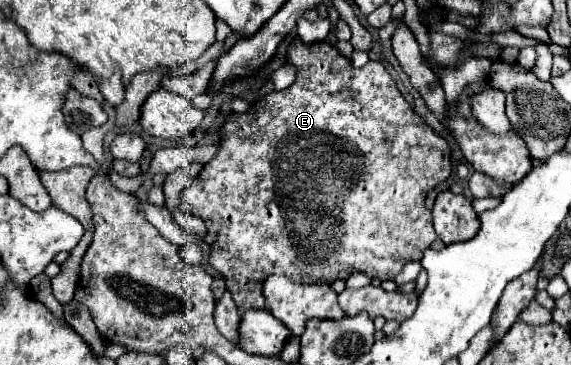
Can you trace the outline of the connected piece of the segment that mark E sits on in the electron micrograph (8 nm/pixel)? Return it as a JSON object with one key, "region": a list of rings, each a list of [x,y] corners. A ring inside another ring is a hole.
{"region":[[[286,52],[286,62],[296,68],[296,80],[292,86],[288,86],[282,92],[270,92],[262,96],[248,112],[236,114],[232,112],[222,126],[218,128],[218,152],[214,158],[204,164],[202,172],[192,180],[192,184],[182,192],[180,208],[186,214],[198,216],[204,220],[208,232],[216,232],[218,240],[212,244],[210,264],[226,278],[226,288],[232,292],[234,302],[240,310],[250,308],[264,308],[264,294],[262,294],[262,282],[272,274],[288,276],[292,282],[298,284],[332,284],[334,280],[342,278],[346,280],[352,272],[364,272],[370,278],[380,280],[394,280],[402,266],[410,260],[420,260],[424,248],[428,248],[436,240],[432,214],[426,210],[424,200],[426,194],[444,182],[450,172],[450,148],[442,136],[438,136],[420,116],[414,114],[412,106],[404,100],[400,90],[396,88],[394,78],[388,74],[382,62],[370,60],[364,68],[356,70],[352,68],[352,62],[338,52]]]}

